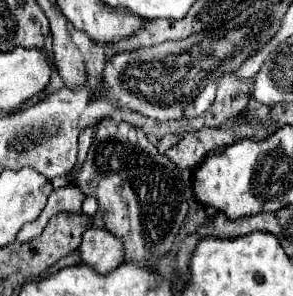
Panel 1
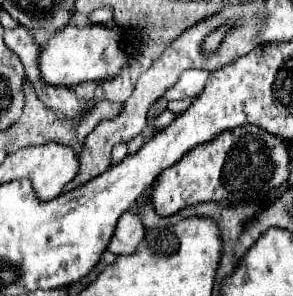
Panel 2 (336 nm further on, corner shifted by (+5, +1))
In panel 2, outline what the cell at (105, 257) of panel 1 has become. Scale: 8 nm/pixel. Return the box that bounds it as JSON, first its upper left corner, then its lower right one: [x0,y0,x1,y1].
[108,212,144,256]

